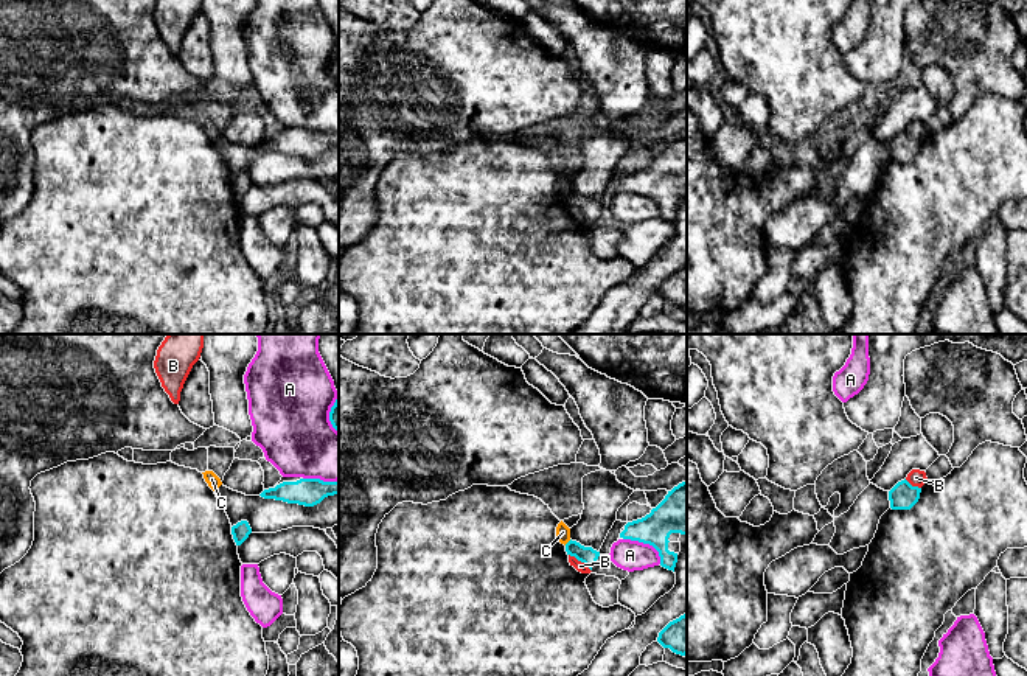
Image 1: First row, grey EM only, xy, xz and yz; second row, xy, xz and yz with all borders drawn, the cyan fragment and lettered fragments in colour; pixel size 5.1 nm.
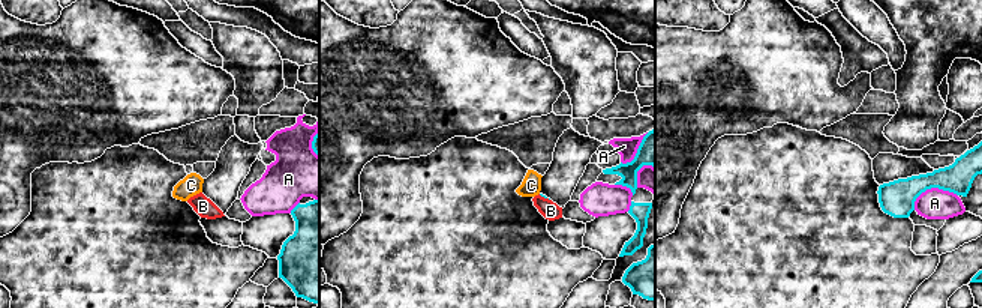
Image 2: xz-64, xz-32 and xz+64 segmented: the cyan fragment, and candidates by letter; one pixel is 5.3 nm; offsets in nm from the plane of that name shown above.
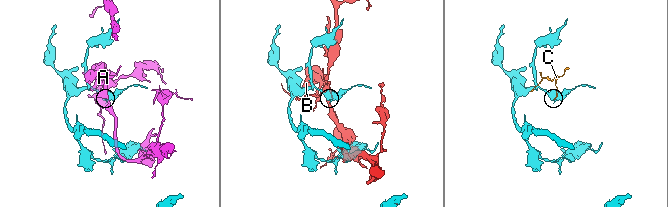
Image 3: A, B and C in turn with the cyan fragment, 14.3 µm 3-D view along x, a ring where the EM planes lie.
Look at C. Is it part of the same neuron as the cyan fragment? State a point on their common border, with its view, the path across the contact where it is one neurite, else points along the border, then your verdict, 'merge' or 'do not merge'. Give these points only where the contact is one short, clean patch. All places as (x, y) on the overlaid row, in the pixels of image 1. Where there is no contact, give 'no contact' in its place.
contact xz (569, 541); border xz (570, 540), (564, 544); do not merge

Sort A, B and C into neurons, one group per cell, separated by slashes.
A / B / C

